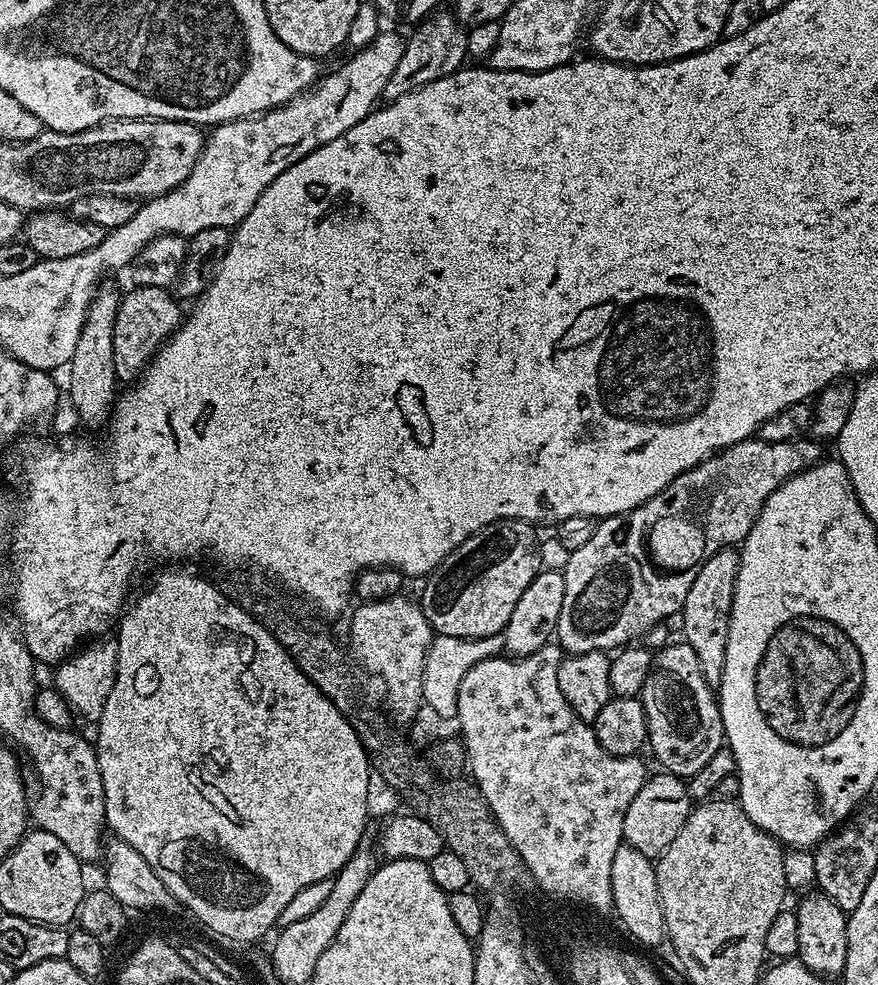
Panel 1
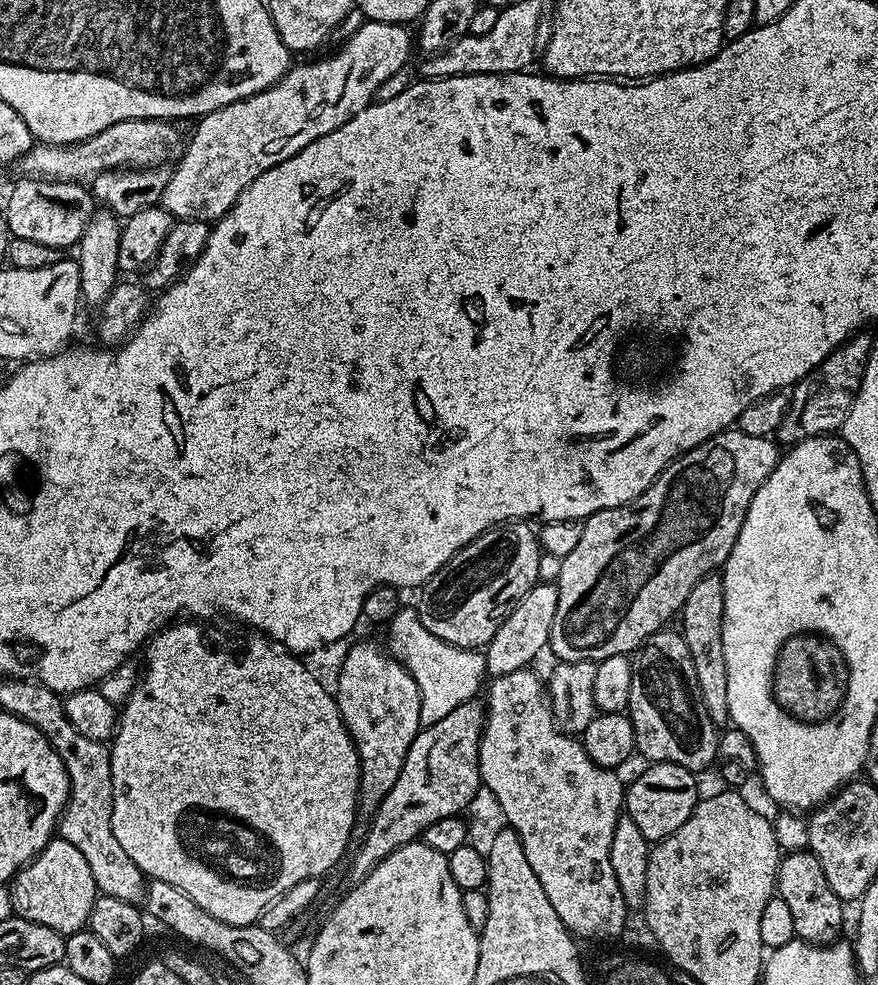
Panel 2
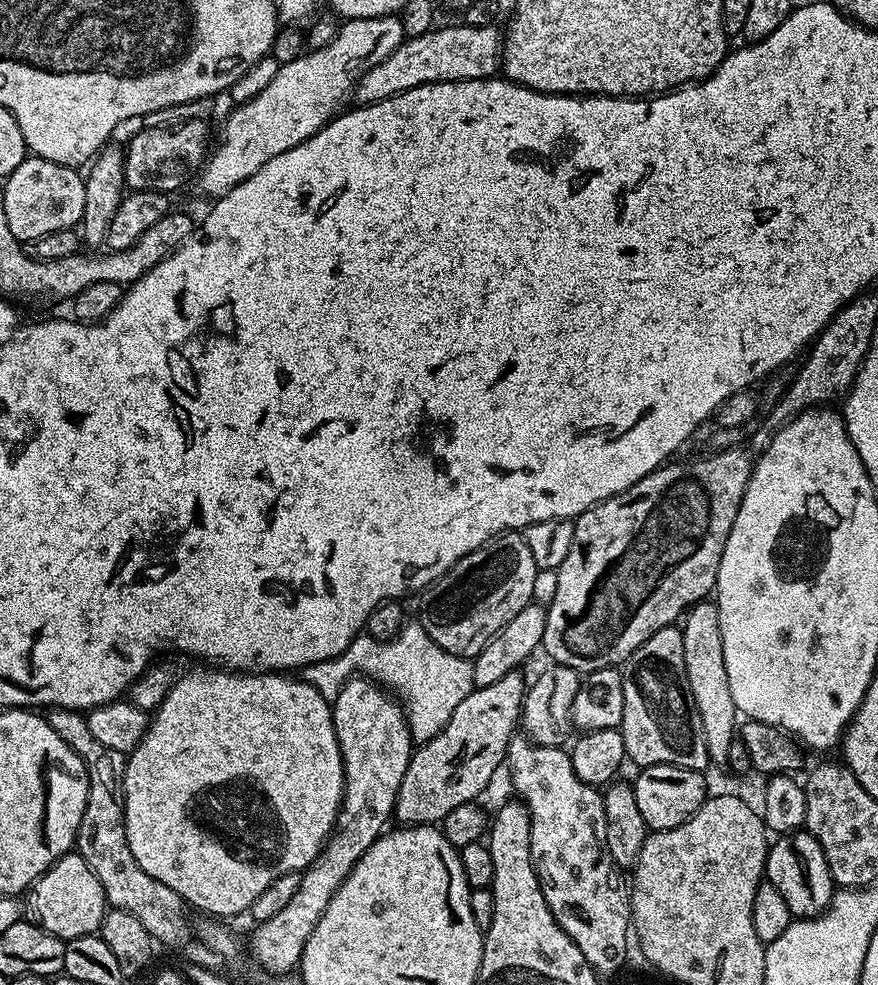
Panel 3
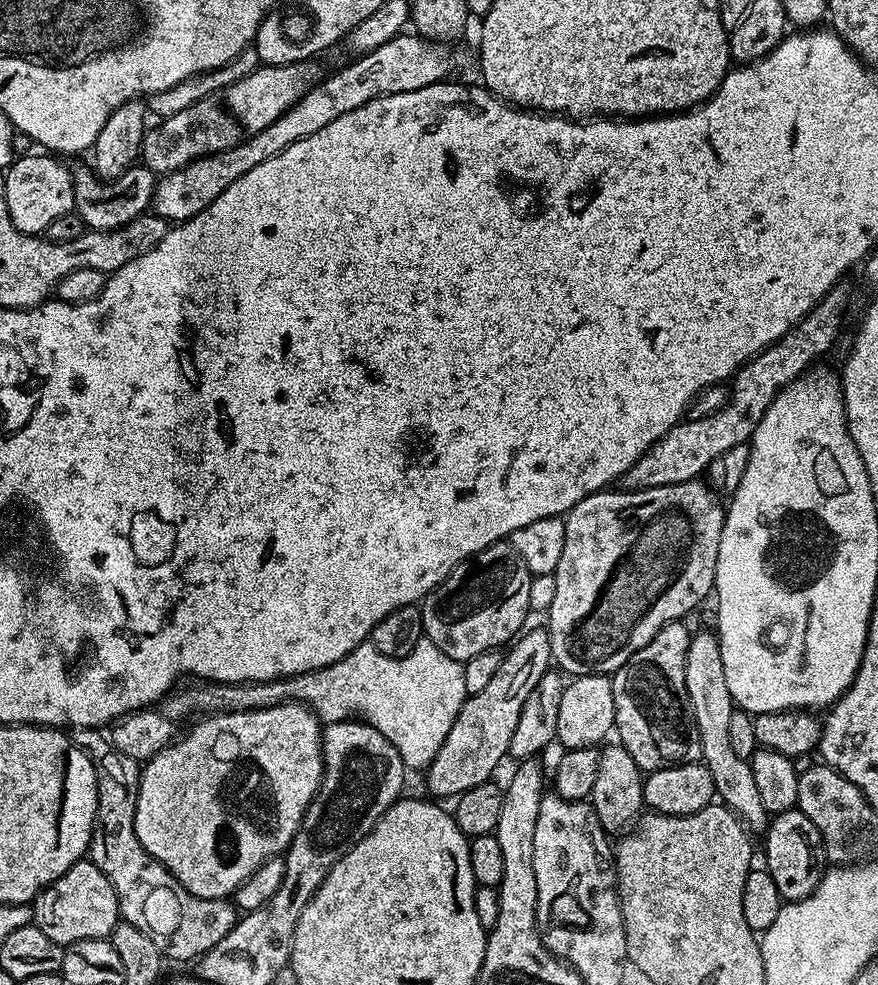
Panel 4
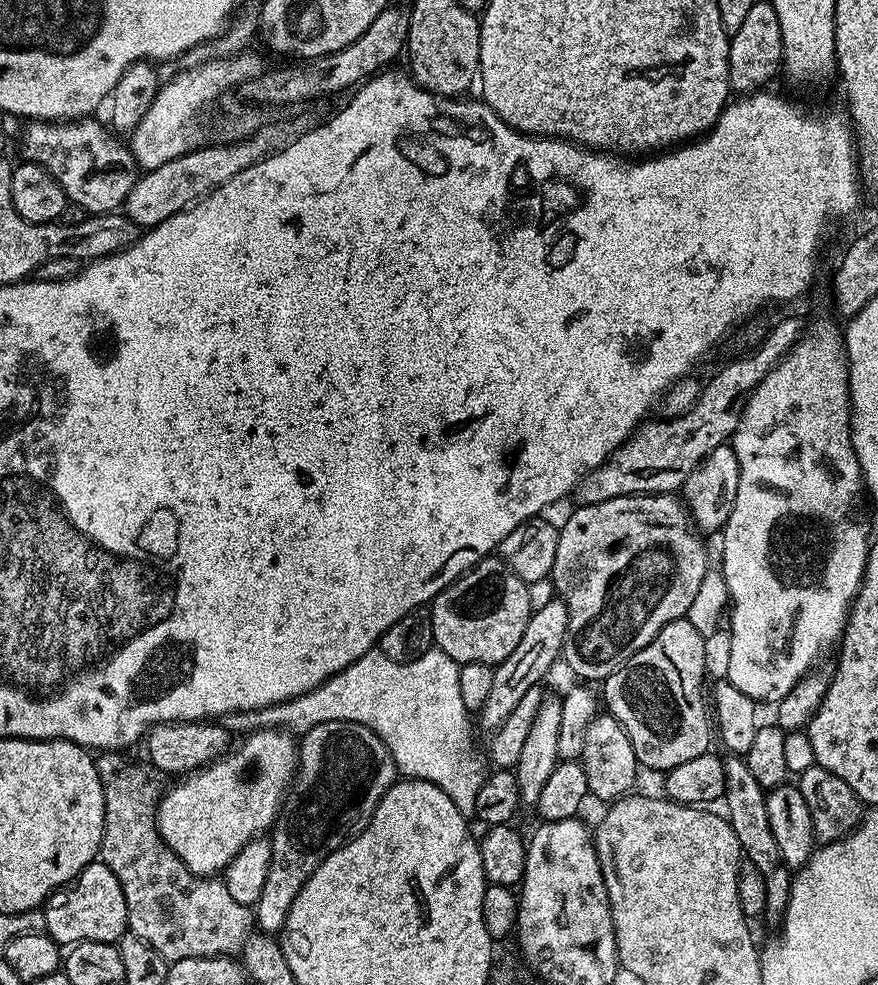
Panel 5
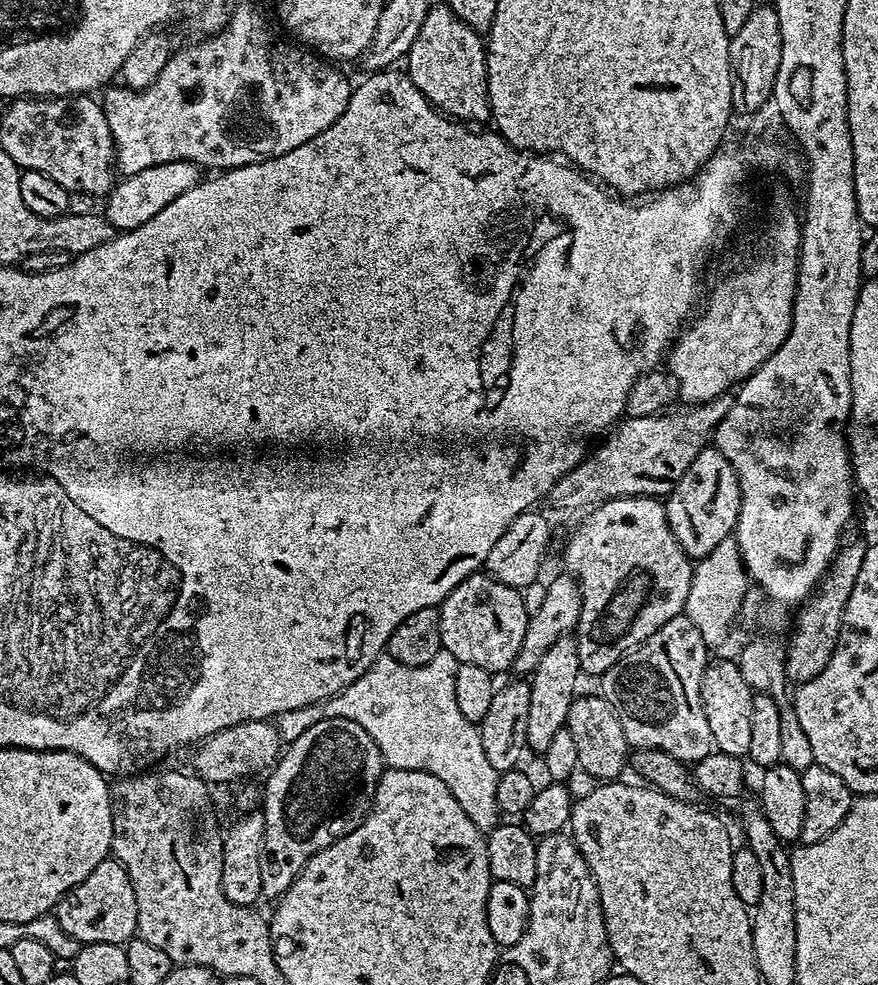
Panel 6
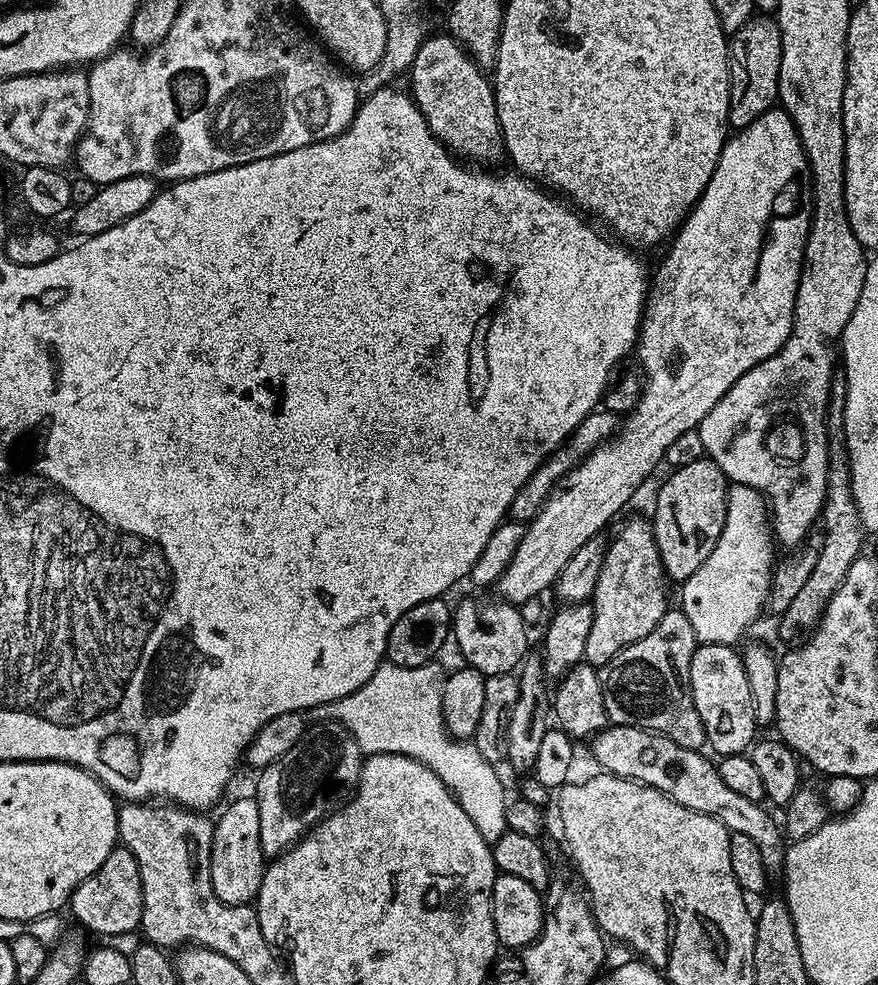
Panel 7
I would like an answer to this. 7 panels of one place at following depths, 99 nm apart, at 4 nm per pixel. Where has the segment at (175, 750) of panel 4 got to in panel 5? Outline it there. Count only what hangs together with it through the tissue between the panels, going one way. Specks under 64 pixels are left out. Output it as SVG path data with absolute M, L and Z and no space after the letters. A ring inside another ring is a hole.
M275 728L247 733L241 740L244 741L224 752L219 759L177 779L177 784L173 788L171 785L156 805L156 825L160 837L195 876L212 878L223 873L224 867L234 858L234 854L238 854L238 850L242 850L242 846L246 846L246 842L265 835L280 815L292 781L296 778L298 740L293 733Z

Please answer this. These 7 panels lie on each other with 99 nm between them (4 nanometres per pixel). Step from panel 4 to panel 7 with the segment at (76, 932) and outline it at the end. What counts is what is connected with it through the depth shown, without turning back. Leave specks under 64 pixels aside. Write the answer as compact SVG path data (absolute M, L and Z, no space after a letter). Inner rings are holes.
M123 846L113 848L112 852L72 892L70 909L72 916L84 928L97 932L100 936L124 936L127 932L137 931L142 918L142 878L138 874L138 862L134 854Z

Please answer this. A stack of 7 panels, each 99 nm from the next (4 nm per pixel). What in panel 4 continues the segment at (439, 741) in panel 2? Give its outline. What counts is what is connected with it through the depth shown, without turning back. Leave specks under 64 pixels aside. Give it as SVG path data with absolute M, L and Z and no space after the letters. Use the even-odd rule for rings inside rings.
M540 627L527 632L503 653L498 671L494 678L490 678L486 690L478 690L476 696L469 696L462 710L458 710L458 718L454 718L454 726L450 726L450 734L446 734L446 742L442 742L438 754L426 769L428 788L433 797L456 798L479 784L491 781L497 761L508 754L510 738L514 738L514 726L518 726L518 714L522 714L522 706L526 698L530 698L530 690L538 686L538 678L542 678L553 663L547 631Z

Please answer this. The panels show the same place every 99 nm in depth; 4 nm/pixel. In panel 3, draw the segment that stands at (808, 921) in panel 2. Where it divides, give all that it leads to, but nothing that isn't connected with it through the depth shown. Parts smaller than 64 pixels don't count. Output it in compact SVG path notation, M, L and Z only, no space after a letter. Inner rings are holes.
M807 830L777 835L769 843L764 875L767 883L782 894L786 906L790 906L792 917L822 916L828 909L834 891L830 866L826 862L826 854L822 854L822 846L818 846L818 838L811 836Z

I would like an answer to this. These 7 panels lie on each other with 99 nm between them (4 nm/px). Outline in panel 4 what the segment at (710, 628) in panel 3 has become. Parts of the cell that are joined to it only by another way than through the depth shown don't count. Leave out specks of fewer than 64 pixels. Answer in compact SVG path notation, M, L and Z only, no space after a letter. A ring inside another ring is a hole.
M715 631L692 632L690 646L686 650L686 690L690 694L690 710L694 710L694 722L698 726L700 760L710 770L710 778L714 778L716 796L753 833L763 833L770 814L766 806L762 806L762 797L754 782L754 770L749 761L738 758L730 743L730 718L738 709L726 686L726 666L722 666L720 638Z

